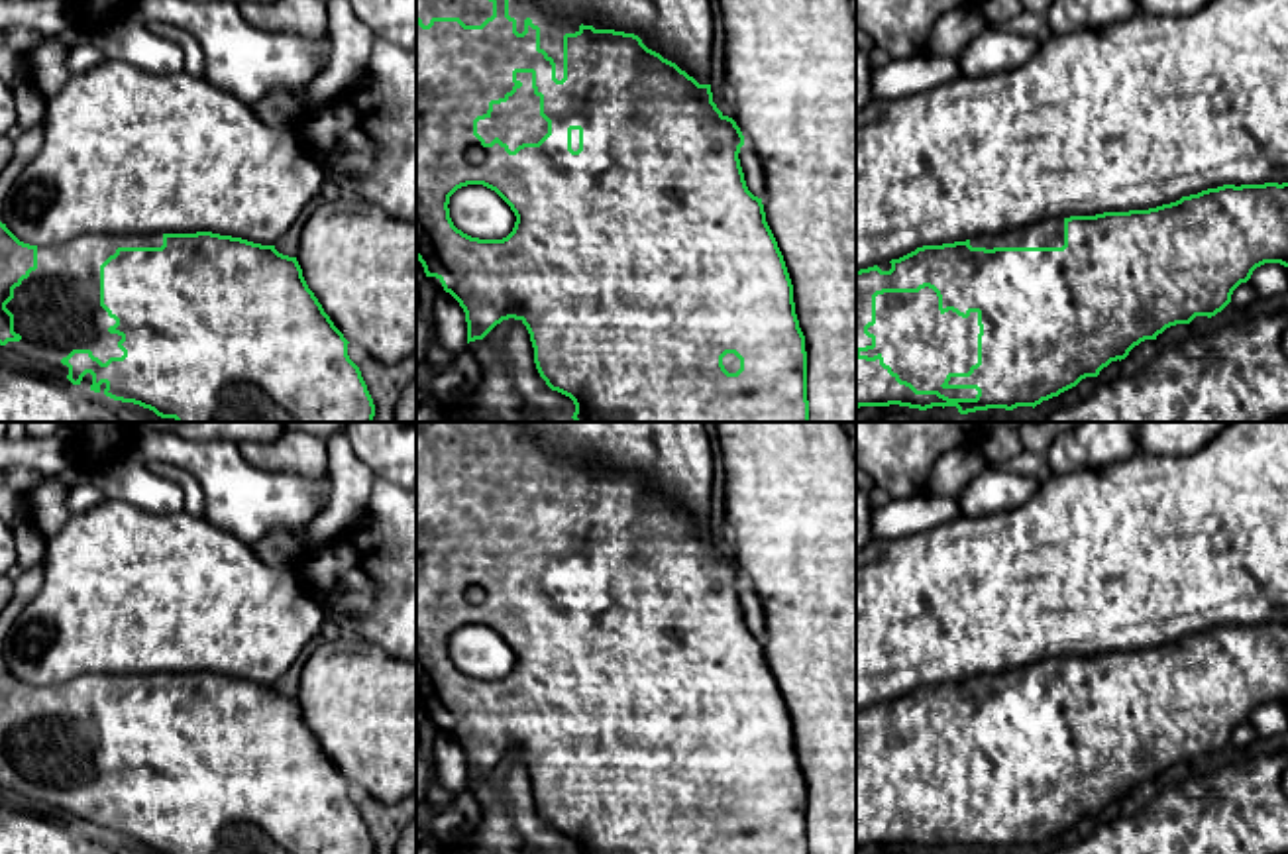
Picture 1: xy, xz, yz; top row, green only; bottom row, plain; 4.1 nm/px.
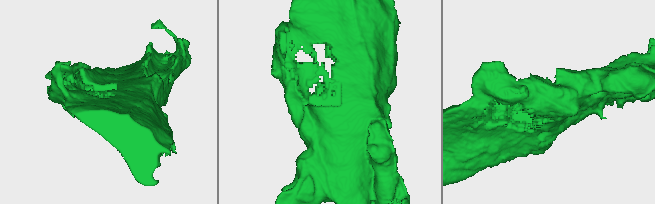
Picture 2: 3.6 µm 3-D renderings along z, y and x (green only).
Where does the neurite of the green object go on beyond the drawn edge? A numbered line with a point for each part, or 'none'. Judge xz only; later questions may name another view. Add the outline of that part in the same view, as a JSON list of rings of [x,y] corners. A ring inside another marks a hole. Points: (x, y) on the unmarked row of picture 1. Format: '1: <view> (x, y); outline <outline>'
1: xz (515, 562); outline [[[516,512],[520,528],[507,542],[493,544],[489,558],[477,561],[477,573],[491,583],[499,577],[514,591],[522,583],[538,583],[548,573],[540,556],[540,536],[532,528],[532,512]]]

